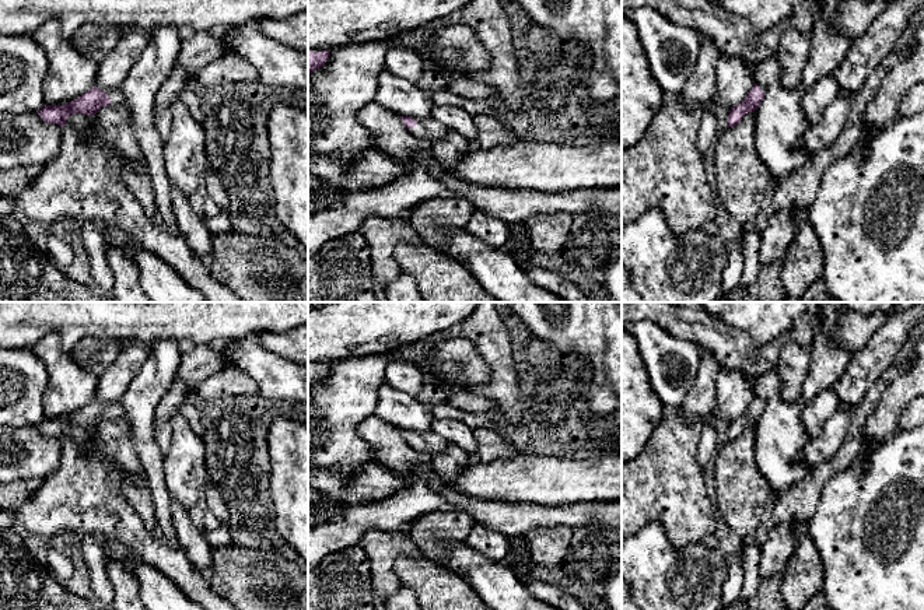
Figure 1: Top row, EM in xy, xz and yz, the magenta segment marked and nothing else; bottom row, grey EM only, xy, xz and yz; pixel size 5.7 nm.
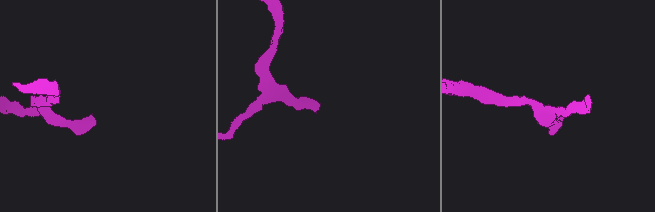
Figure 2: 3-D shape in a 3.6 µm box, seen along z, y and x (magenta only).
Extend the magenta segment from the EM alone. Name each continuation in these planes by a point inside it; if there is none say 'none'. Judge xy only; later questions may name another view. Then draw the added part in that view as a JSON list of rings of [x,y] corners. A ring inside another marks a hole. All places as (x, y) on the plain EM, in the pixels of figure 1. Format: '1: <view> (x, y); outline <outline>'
1: xy (116, 410); outline [[[122,400],[113,402],[106,406],[111,411],[111,418],[118,418],[123,416],[123,407],[122,407]]]

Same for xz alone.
1: xz (429, 442); outline [[[430,430],[424,434],[417,434],[417,438],[412,441],[410,445],[419,452],[428,453],[433,458],[445,449],[447,441]]]

